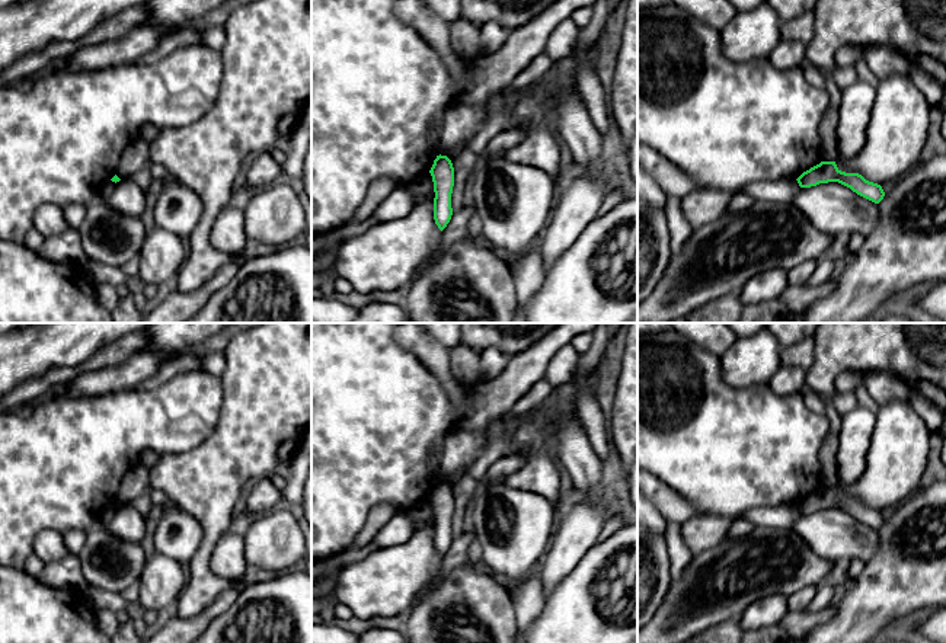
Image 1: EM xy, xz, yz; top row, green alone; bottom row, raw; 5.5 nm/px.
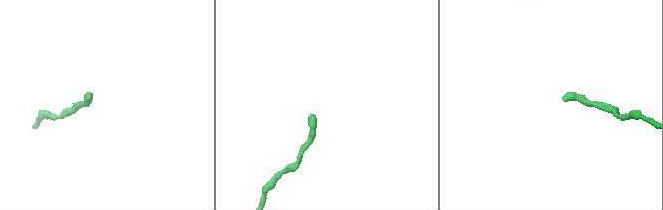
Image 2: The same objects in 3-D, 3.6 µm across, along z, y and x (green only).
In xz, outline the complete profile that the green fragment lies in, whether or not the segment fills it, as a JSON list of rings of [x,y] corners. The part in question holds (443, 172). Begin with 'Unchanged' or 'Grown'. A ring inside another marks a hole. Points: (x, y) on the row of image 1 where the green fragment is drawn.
Unchanged. [[[437,156],[429,170],[434,182],[434,220],[442,231],[451,220],[451,193],[454,186],[454,167],[447,156]]]

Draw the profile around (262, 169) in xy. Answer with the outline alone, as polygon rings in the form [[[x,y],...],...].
[[[263,151],[250,157],[245,166],[246,180],[250,191],[259,191],[277,183],[282,176],[282,164],[279,164],[271,151]]]

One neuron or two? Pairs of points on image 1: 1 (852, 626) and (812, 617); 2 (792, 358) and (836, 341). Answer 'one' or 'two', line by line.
1: two
2: two

